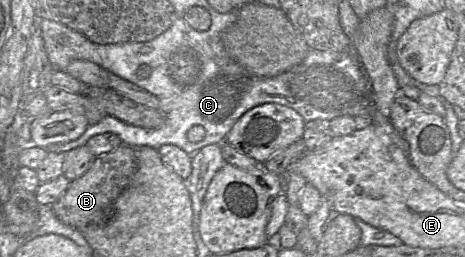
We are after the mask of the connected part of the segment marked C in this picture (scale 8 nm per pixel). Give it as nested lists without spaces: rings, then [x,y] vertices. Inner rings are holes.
[[[189,29],[187,45],[177,42],[163,44],[161,49],[141,52],[146,55],[145,65],[149,66],[150,73],[147,78],[140,79],[137,76],[137,70],[141,65],[132,65],[130,67],[129,79],[134,85],[148,91],[159,99],[159,111],[164,115],[165,123],[157,129],[147,129],[125,123],[122,120],[107,115],[99,122],[89,125],[85,132],[76,140],[68,143],[57,143],[47,146],[47,152],[66,153],[78,146],[86,145],[87,141],[99,134],[113,133],[119,136],[122,145],[128,145],[133,148],[148,146],[159,149],[162,145],[175,145],[189,155],[193,155],[201,148],[212,145],[222,144],[229,131],[236,121],[248,110],[258,105],[266,103],[277,103],[294,109],[306,122],[313,120],[328,120],[340,116],[369,117],[373,112],[372,90],[370,79],[363,68],[354,47],[353,52],[320,51],[310,49],[305,59],[291,69],[271,78],[262,78],[247,72],[242,66],[236,63],[227,53],[221,32],[203,32]],[[193,50],[201,64],[200,73],[196,81],[191,85],[179,85],[174,82],[169,75],[169,61],[178,51]],[[194,126],[201,126],[205,130],[201,141],[193,143],[187,139],[188,131]]]

